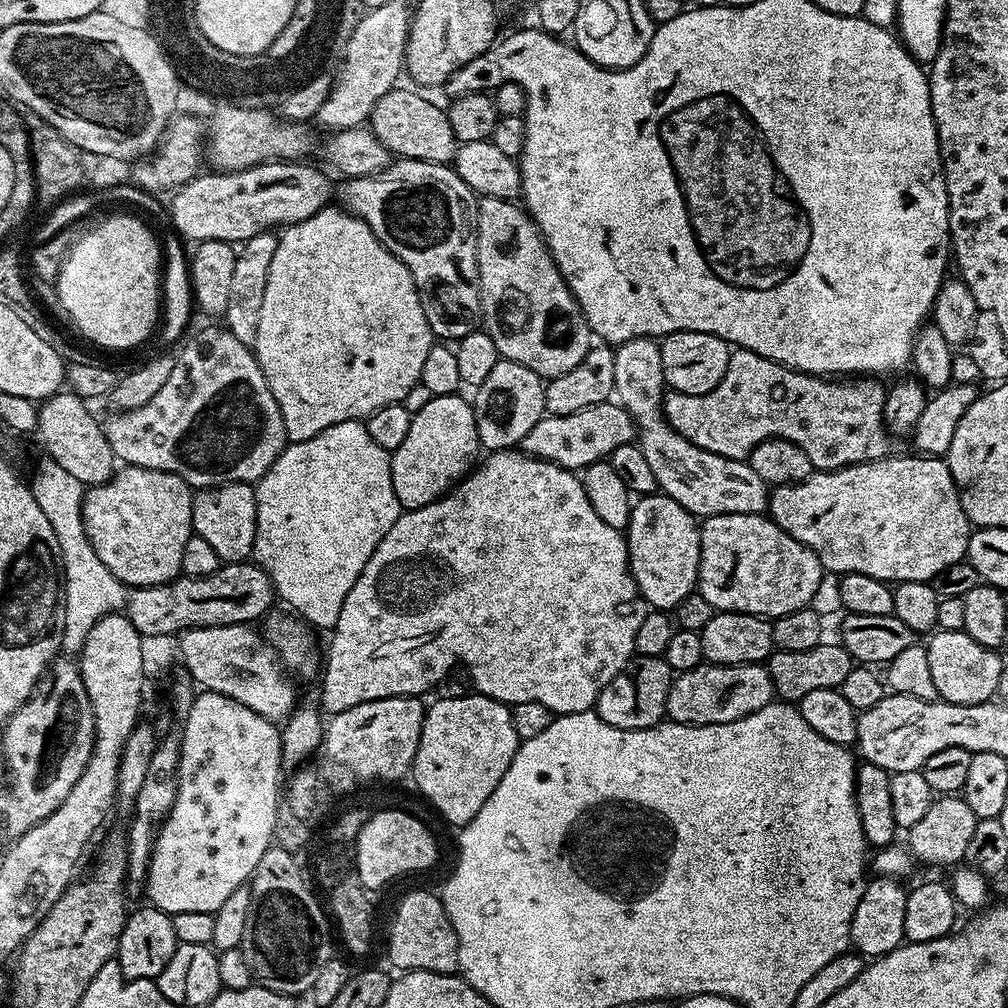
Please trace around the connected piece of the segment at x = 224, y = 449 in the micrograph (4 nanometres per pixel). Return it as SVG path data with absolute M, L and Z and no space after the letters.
M204 328L197 336L183 341L181 352L175 353L174 370L170 379L146 406L138 410L116 412L103 425L106 438L117 461L134 468L149 468L173 472L181 476L193 489L213 488L219 484L255 485L274 466L276 459L289 443L282 410L270 394L270 386L256 361L255 351L238 342L227 328Z

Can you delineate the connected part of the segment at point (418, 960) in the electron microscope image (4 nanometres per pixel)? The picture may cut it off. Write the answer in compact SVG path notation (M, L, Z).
M408 892L396 908L396 917L392 920L392 929L388 932L388 956L396 970L404 972L446 972L455 973L459 969L458 938L454 926L444 909L443 899L432 892Z

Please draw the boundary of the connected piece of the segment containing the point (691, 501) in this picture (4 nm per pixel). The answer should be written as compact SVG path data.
M643 336L619 345L615 349L615 354L614 386L616 390L614 396L620 407L625 408L632 421L636 423L638 443L642 454L646 454L646 463L650 465L650 470L654 470L657 489L663 495L674 498L674 502L678 502L691 516L697 518L707 518L718 514L754 514L759 516L767 513L769 485L765 484L762 478L758 478L758 474L754 474L754 470L747 462L722 458L718 454L694 446L694 442L690 442L685 436L674 431L672 425L664 419L666 385L662 374L660 344L655 339Z

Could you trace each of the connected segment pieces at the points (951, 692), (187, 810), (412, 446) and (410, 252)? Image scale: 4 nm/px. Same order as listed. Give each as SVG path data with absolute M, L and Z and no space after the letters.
M939 630L931 633L930 639L927 641L926 647L928 657L930 658L930 671L934 677L934 686L936 687L937 697L951 704L987 704L998 693L998 682L1002 678L1002 670L1005 668L1005 661L1000 661L1001 653L995 648L987 648L978 642L974 642L974 638L970 638L970 634L962 632L942 632Z
M201 691L196 697L196 701L190 706L190 714L184 723L182 733L182 750L180 751L180 761L176 777L178 778L178 790L174 798L174 806L170 814L164 819L160 826L160 831L156 834L156 841L152 847L152 857L148 867L148 878L146 889L148 888L147 903L153 908L169 914L185 912L186 910L202 910L203 912L215 913L234 894L234 890L245 887L251 881L254 870L258 862L262 862L262 854L273 847L274 844L274 822L276 821L276 808L279 806L282 795L282 784L280 788L280 774L282 767L280 763L280 734L281 729L273 721L262 714L255 713L248 709L241 702L232 698L224 697L221 693Z
M460 394L433 396L426 406L412 414L410 430L402 446L391 453L394 494L401 509L421 508L439 500L473 471L476 451L481 451L482 445L478 438L476 409L462 397Z
M396 158L389 163L387 168L376 172L373 176L354 176L343 181L344 185L340 188L339 203L343 205L347 211L354 216L359 216L361 220L366 221L370 226L370 230L374 230L374 234L386 246L386 250L393 252L396 257L406 266L406 270L410 270L410 274L416 283L416 289L420 295L422 302L422 310L426 314L426 322L432 327L433 337L439 338L444 342L459 342L465 338L471 337L475 328L479 329L482 324L480 314L480 286L472 277L476 274L476 206L478 197L471 188L466 186L466 182L462 182L462 178L456 173L455 167L446 164L435 164L429 160L405 160Z

